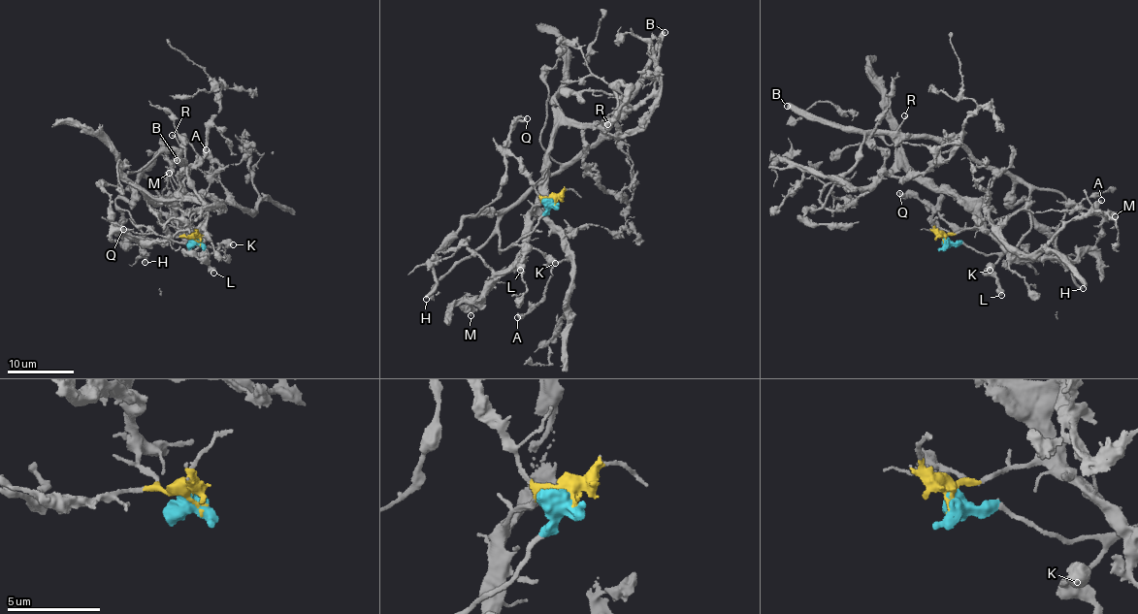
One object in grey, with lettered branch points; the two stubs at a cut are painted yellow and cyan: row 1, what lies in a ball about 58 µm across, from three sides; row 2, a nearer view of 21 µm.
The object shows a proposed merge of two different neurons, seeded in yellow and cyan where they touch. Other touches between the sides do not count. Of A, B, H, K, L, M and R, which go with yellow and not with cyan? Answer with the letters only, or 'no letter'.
A, M

